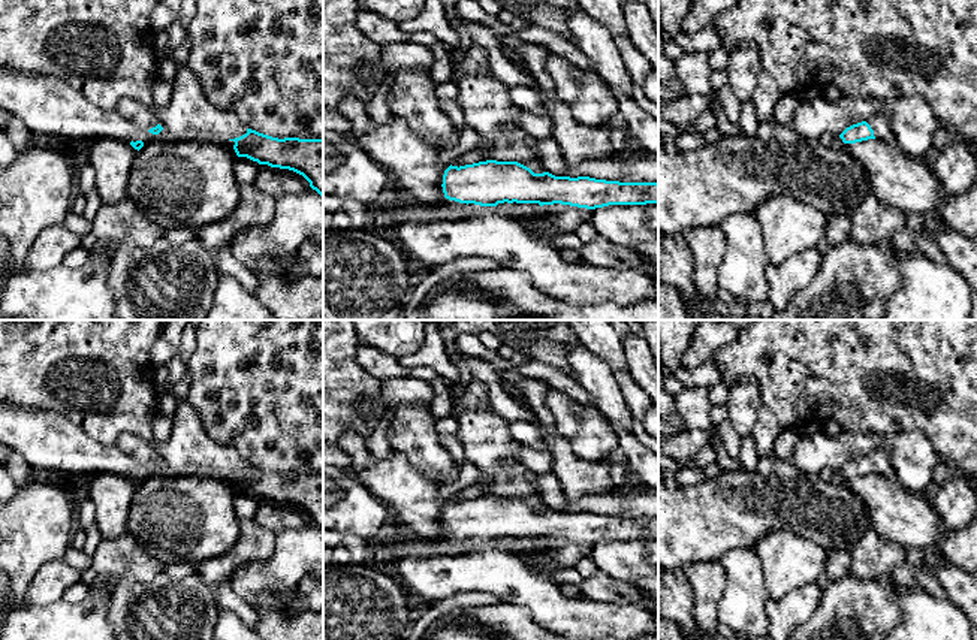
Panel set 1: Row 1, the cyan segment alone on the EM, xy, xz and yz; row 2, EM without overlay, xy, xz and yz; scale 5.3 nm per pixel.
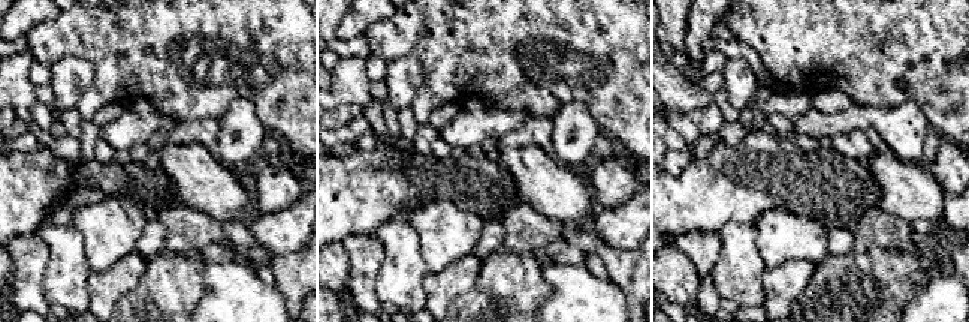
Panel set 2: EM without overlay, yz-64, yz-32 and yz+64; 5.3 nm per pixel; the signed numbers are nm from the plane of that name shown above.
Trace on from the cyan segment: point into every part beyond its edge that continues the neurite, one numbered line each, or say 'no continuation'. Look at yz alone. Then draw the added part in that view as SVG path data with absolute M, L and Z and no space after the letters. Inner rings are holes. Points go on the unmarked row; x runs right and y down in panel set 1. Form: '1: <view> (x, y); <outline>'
1: yz (880, 459); M884 449L872 450L866 455L866 458L874 465L875 474L884 477L889 481L893 481L895 470L892 467L890 456L889 456L887 450L884 450Z

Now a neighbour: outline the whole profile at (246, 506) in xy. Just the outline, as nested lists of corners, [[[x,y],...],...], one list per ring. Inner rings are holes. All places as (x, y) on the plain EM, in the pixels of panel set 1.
[[[236,492],[233,508],[239,519],[254,519],[260,499],[247,492]]]

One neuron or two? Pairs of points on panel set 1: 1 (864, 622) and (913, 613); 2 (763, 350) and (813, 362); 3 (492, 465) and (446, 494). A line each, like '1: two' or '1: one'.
1: two
2: one
3: two

